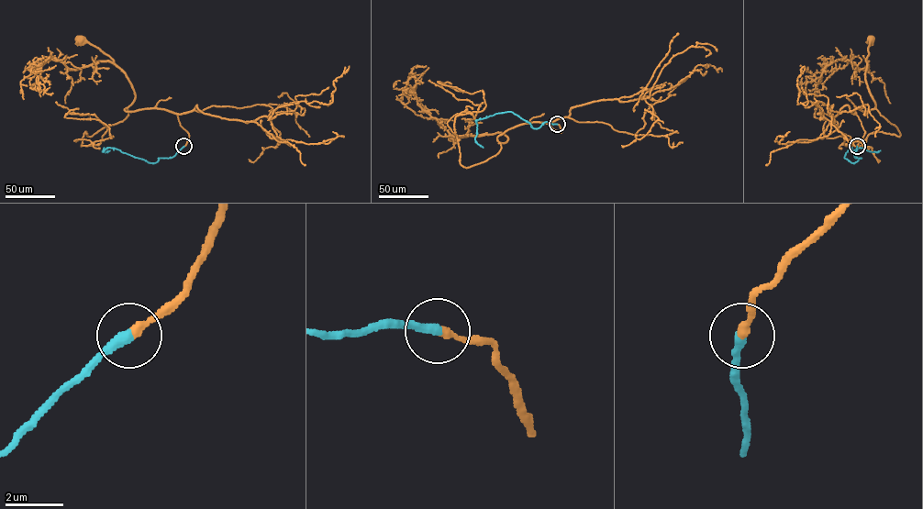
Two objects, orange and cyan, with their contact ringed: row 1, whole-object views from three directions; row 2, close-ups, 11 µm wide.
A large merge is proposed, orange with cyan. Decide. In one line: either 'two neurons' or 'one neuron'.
one neuron

